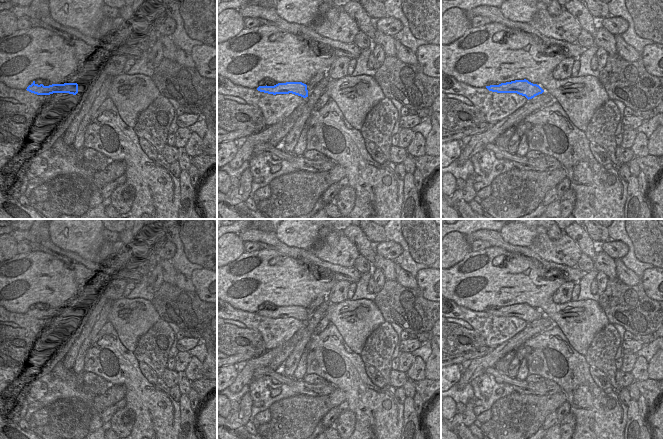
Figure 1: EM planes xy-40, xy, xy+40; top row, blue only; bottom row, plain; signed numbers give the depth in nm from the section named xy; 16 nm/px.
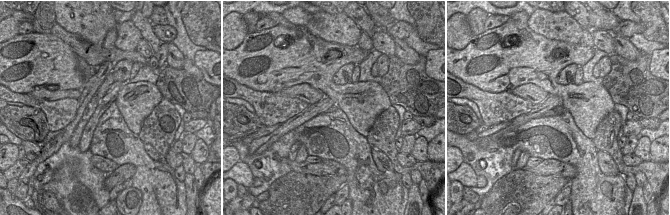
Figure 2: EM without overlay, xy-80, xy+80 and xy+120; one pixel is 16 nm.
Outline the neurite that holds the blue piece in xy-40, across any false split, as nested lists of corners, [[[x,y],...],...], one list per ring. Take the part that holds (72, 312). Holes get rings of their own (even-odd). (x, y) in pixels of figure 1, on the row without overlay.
[[[35,305],[29,309],[27,315],[37,319],[50,319],[53,317],[69,317],[76,319],[78,317],[77,307],[52,308],[44,310],[43,308],[36,308]]]

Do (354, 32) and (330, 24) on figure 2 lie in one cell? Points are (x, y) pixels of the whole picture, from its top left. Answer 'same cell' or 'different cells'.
same cell

